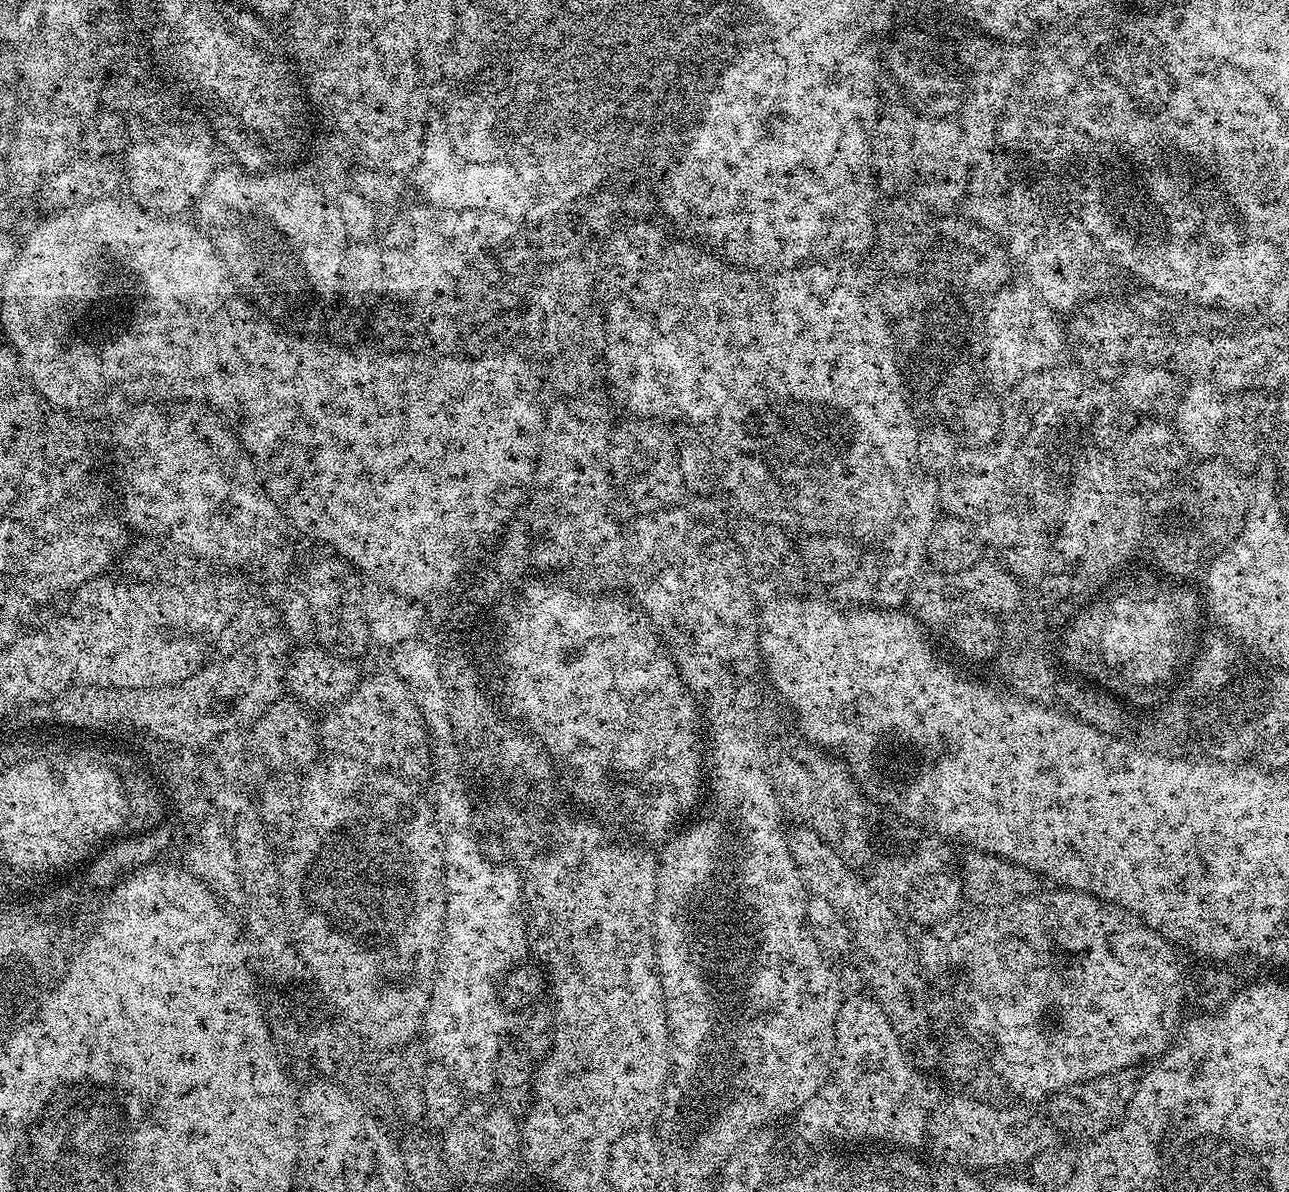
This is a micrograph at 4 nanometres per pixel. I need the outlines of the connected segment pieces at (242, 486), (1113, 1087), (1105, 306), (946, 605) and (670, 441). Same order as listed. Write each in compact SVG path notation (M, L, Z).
M145 402L128 409L113 424L116 425L112 428L112 456L116 459L117 470L120 471L120 492L124 495L122 516L135 531L137 528L140 534L174 542L178 546L198 554L203 560L207 560L213 565L248 564L251 560L256 559L259 561L261 558L267 557L279 545L276 543L279 542L284 528L286 529L285 518L278 510L278 506L274 506L270 494L266 494L264 484L260 480L260 473L256 470L256 463L252 461L248 451L240 445L239 438L233 434L231 428L224 423L217 412L195 402Z
M1135 1067L1114 1070L1110 1074L1102 1074L1102 1078L1079 1080L1074 1086L1066 1086L1056 1096L1047 1101L1047 1119L1052 1121L1057 1133L1073 1136L1079 1142L1095 1140L1106 1130L1120 1123L1130 1106L1130 1098L1134 1098L1134 1090L1138 1086L1140 1076Z
M1087 300L1067 317L1068 324L1066 320L1068 351L1083 371L1097 380L1112 382L1126 368L1136 364L1163 365L1167 356L1169 359L1170 340L1164 329L1142 318L1135 308L1116 300Z
M981 562L975 564L970 570L957 572L925 571L908 594L907 607L925 626L947 625L952 617L963 612L971 612L973 609L993 614L1015 613L1019 609L1016 607L1020 604L1022 585L1007 567L996 564Z
M624 418L621 424L613 427L612 435L608 442L608 470L625 498L632 503L637 513L647 514L650 512L662 512L673 504L681 503L685 495L682 474L678 470L678 450L676 449L676 437L671 431L667 432L663 423L654 420L638 420Z

